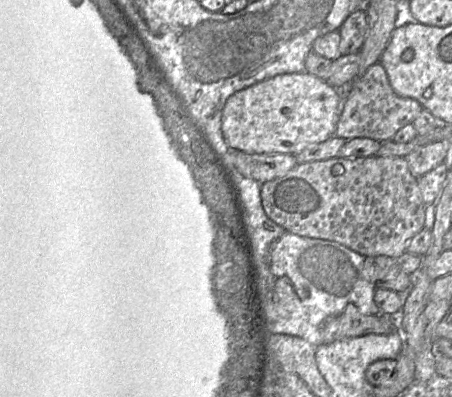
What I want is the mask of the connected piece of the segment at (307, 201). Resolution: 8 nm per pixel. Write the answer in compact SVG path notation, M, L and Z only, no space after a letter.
M337 157L297 164L283 176L261 185L261 203L266 215L288 232L334 241L364 257L398 258L425 222L426 204L422 200L418 178L410 172L405 157Z

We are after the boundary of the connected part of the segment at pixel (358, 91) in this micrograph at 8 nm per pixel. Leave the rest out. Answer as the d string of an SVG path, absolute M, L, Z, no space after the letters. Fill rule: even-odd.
M380 63L358 75L347 89L339 90L343 90L344 100L335 136L345 140L369 138L381 143L390 141L398 130L409 123L412 124L423 109L417 100L398 96L394 92L386 70Z

